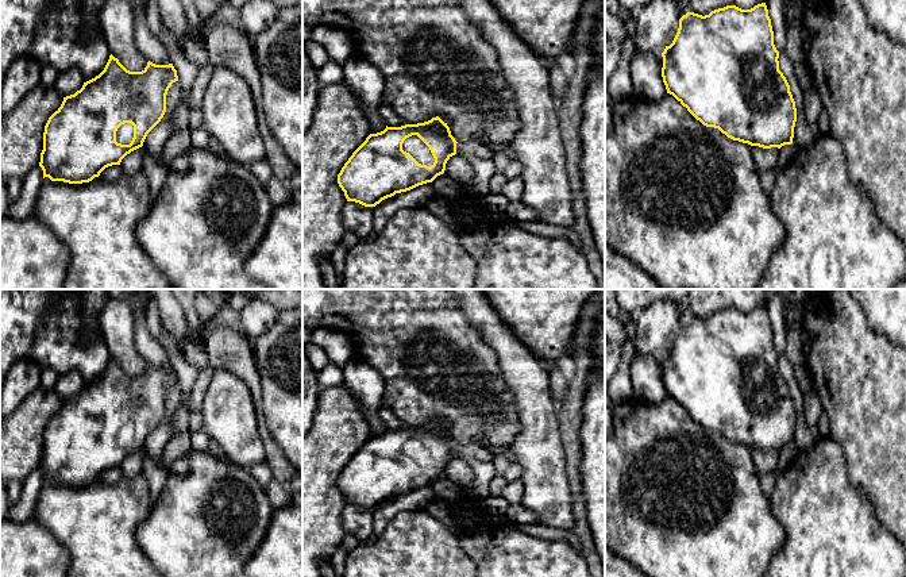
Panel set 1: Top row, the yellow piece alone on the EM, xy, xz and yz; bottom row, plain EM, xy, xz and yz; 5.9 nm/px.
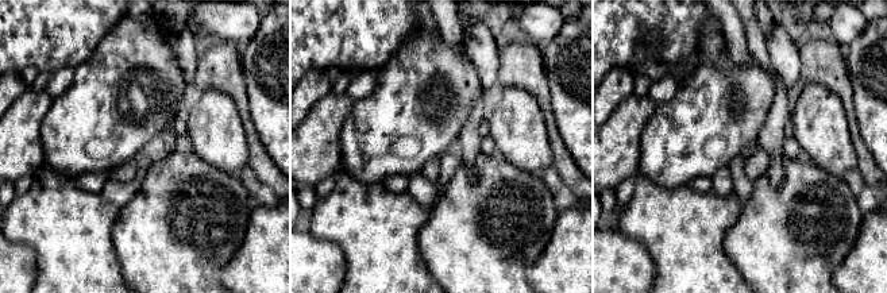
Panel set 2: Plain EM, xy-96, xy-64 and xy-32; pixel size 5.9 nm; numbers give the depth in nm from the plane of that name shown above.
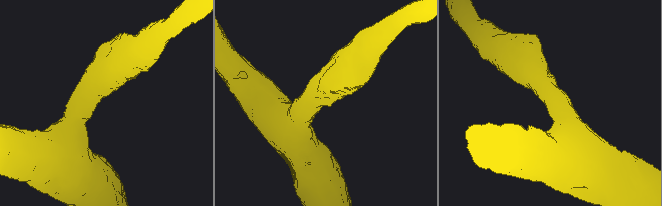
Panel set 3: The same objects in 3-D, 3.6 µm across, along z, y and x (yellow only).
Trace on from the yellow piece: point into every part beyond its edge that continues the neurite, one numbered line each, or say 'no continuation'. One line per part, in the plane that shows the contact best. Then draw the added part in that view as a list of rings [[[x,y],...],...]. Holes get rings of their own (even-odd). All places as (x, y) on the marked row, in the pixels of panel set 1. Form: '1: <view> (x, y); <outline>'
1: xz (413, 145); [[[417,135],[406,138],[402,143],[402,150],[409,153],[421,165],[431,166],[435,162],[429,147]]]

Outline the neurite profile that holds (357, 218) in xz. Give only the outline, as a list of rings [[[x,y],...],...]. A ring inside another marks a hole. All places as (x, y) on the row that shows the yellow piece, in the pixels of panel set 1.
[[[346,201],[342,212],[344,230],[354,232],[359,238],[371,234],[374,231],[373,209],[374,207]]]

